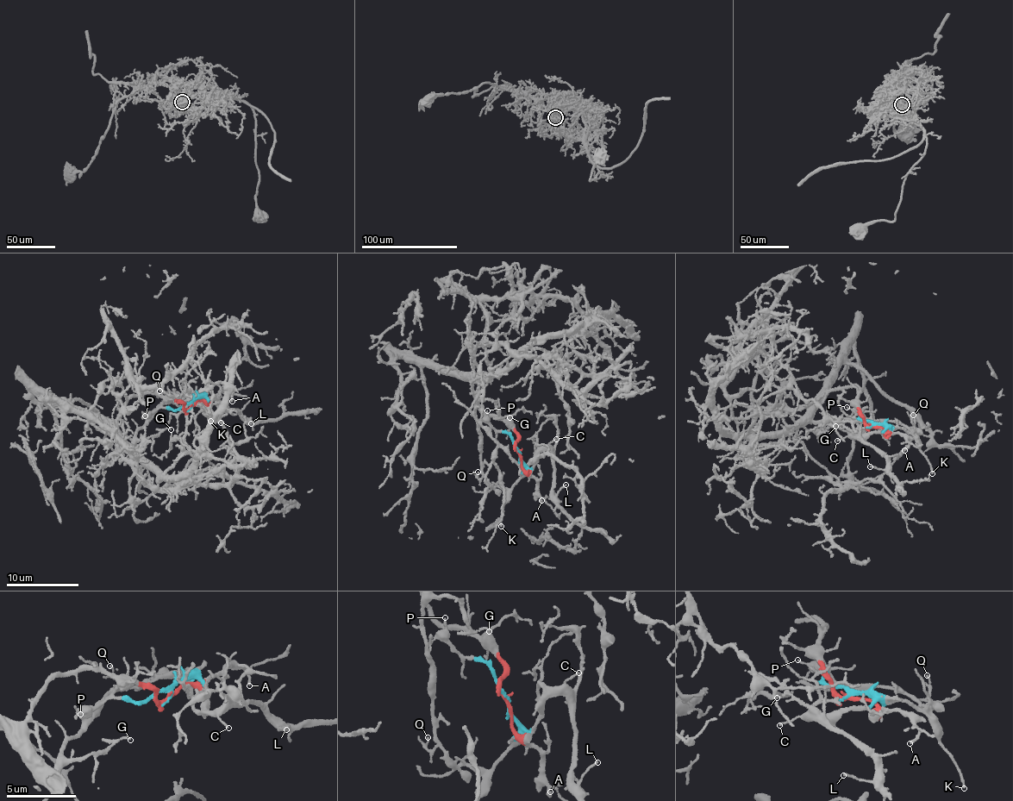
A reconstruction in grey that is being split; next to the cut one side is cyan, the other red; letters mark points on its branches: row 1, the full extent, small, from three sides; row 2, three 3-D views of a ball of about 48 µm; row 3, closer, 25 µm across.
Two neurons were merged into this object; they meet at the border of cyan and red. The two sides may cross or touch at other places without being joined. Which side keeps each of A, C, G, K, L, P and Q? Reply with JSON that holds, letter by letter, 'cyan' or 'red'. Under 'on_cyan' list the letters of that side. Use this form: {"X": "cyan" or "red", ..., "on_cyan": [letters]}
{"A": "red", "C": "cyan", "G": "red", "K": "cyan", "L": "cyan", "P": "cyan", "Q": "red", "on_cyan": ["C", "K", "L", "P"]}

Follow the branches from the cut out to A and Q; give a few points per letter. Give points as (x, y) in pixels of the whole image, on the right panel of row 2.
A: (871, 425), (905, 434), (909, 442), (903, 450)
Q: (871, 425), (854, 385), (834, 388), (812, 416), (909, 426), (914, 415)

